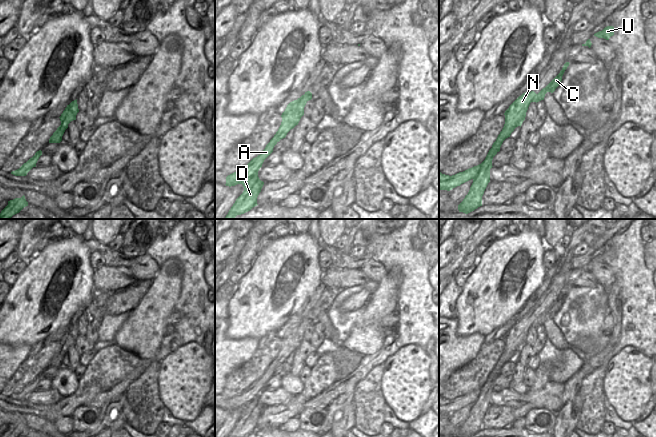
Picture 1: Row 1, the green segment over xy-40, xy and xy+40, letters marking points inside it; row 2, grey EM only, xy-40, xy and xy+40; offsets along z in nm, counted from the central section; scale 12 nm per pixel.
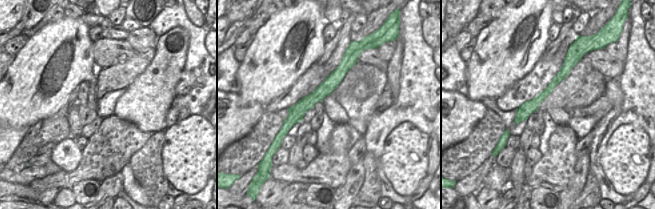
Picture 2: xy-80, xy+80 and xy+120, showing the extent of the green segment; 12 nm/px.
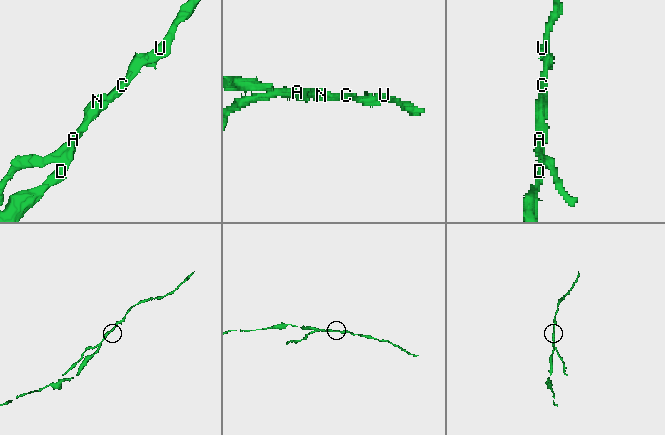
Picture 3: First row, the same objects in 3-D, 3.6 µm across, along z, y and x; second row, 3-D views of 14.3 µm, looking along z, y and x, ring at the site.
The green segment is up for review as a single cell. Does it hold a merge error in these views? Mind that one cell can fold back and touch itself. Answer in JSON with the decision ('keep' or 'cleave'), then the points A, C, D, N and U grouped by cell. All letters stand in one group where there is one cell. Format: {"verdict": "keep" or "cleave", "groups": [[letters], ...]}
{"verdict": "cleave", "groups": [["A"], ["C", "D", "N", "U"]]}

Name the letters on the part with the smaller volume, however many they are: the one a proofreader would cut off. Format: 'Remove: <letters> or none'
Remove: A

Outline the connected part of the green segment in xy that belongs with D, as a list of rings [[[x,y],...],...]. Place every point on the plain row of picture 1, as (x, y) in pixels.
[[[258,397],[240,408],[243,409],[244,415],[236,423],[228,437],[246,437],[258,429],[257,421],[264,409],[264,406],[259,403]]]

